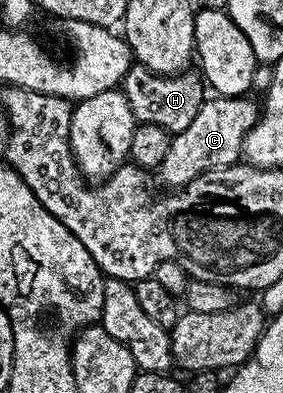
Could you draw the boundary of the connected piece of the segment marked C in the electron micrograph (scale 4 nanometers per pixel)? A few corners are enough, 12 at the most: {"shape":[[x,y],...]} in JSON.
{"shape":[[247,95],[205,99],[172,136],[172,190],[237,163],[258,123]]}

